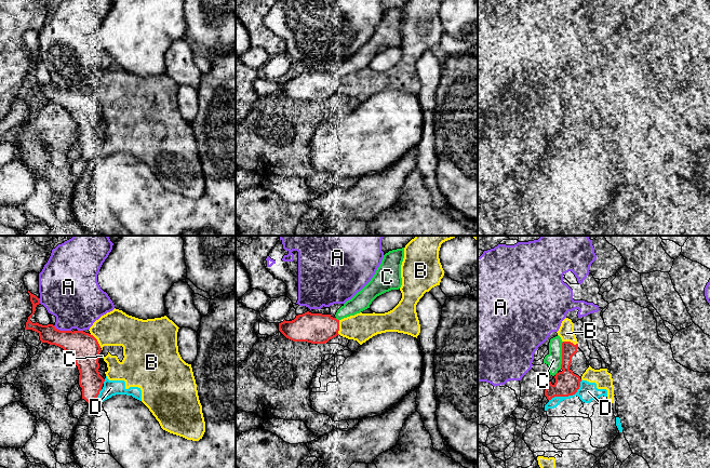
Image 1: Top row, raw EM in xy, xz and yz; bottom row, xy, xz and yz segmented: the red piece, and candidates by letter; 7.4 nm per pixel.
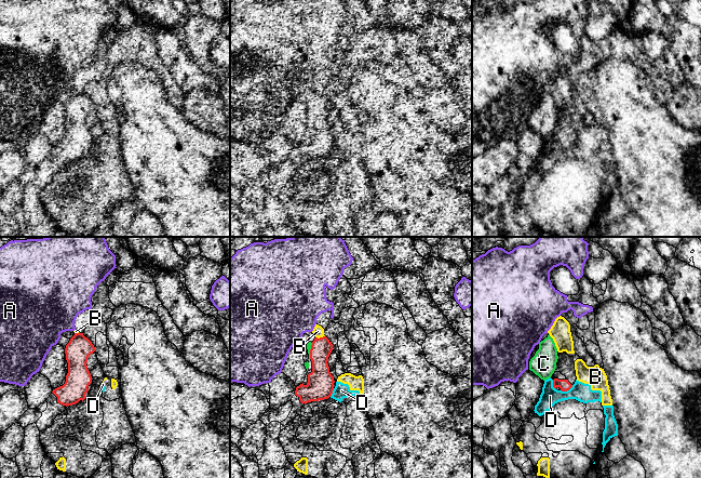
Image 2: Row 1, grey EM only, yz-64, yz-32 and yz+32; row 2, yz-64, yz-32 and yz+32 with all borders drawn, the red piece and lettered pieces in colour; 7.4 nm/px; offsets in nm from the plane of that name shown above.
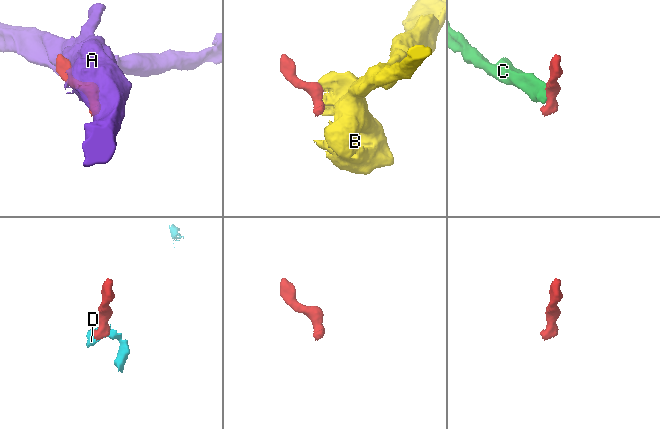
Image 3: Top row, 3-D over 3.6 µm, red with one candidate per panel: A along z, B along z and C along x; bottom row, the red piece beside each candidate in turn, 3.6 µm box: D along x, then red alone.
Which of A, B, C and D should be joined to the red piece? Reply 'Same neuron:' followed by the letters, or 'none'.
Same neuron: C

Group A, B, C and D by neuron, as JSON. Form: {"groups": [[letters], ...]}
{"groups": [["A"], ["B", "D"], ["C"]]}

